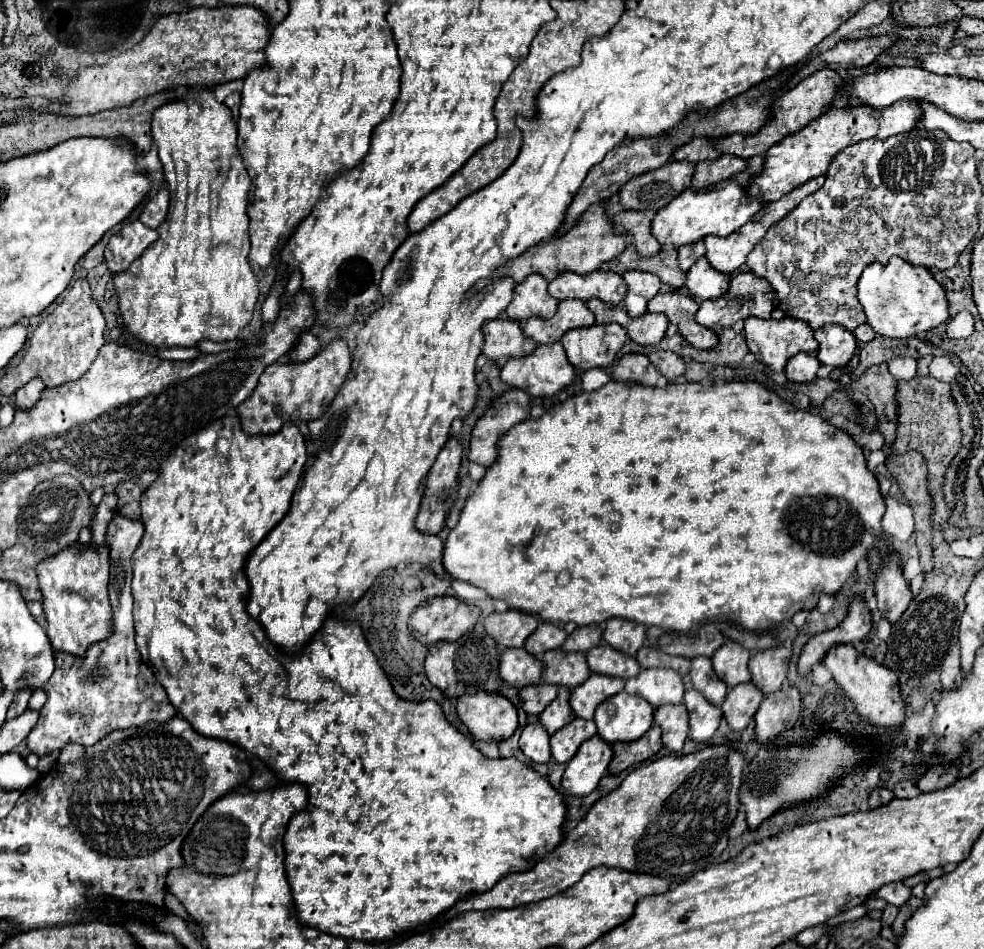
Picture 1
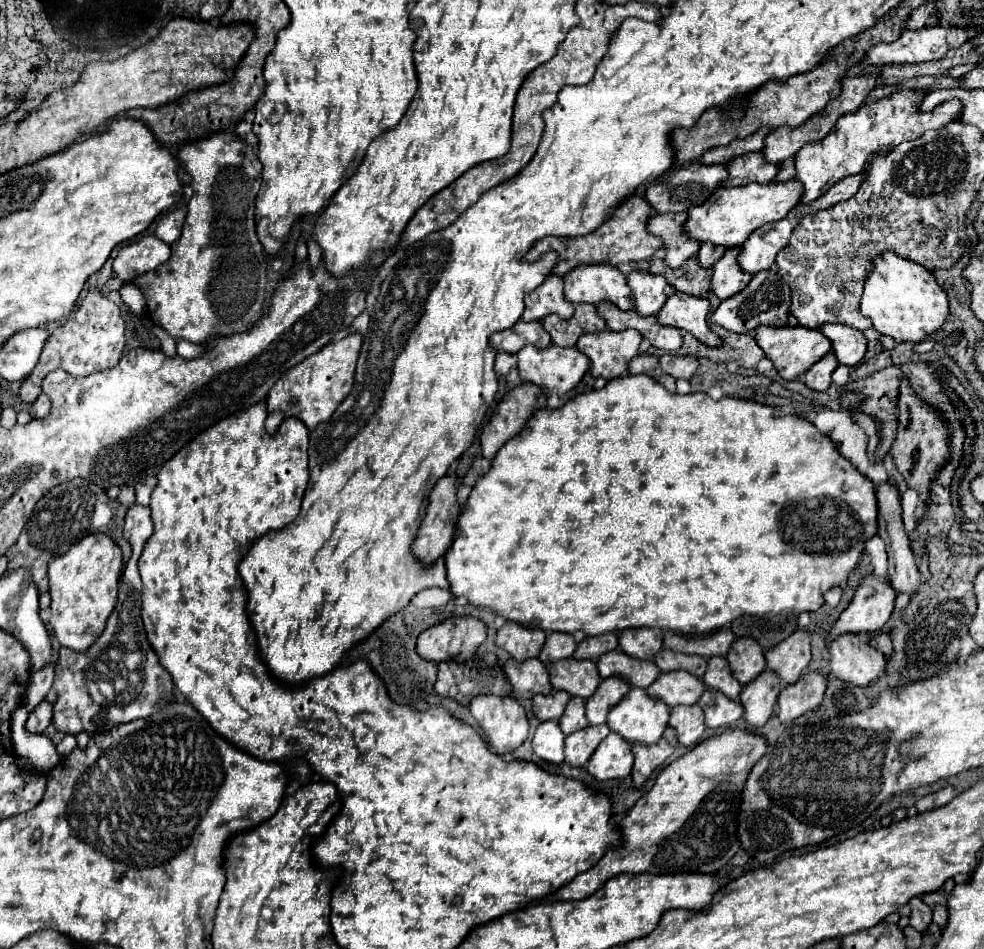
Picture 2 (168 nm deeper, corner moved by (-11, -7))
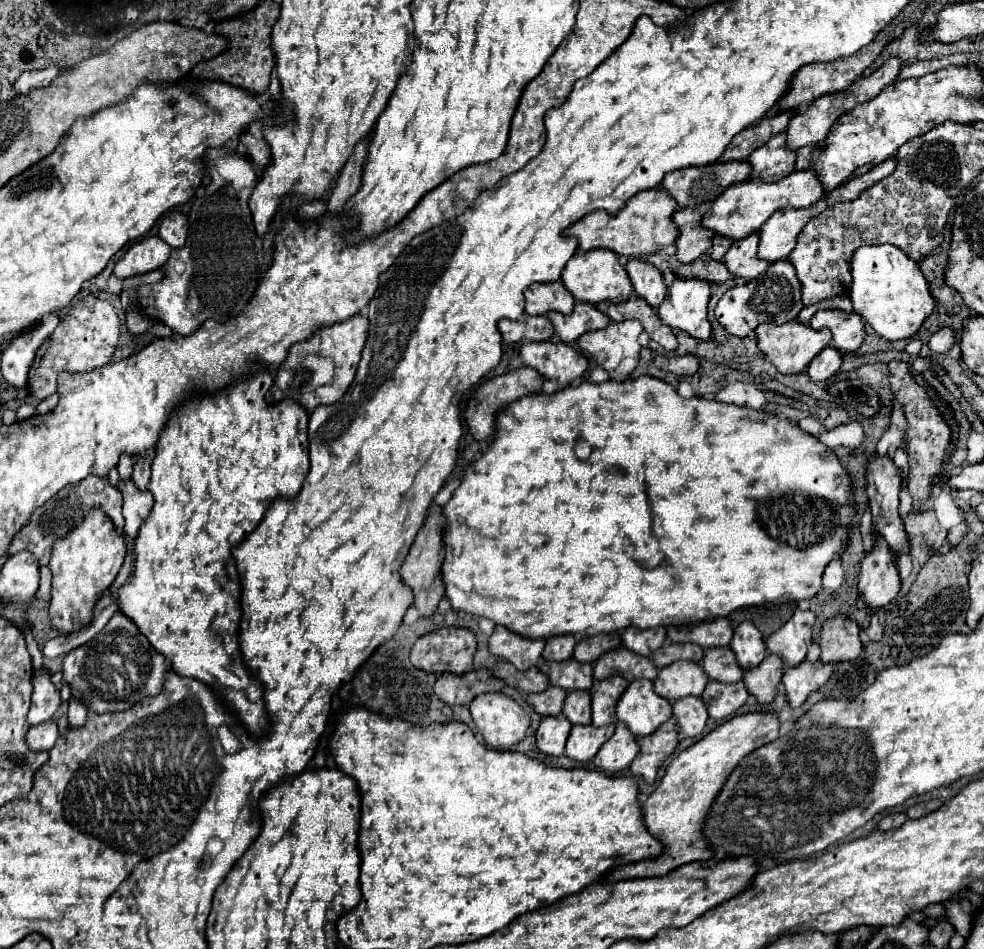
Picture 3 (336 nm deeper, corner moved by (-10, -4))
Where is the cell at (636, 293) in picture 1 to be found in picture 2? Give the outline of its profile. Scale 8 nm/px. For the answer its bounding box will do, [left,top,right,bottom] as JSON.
[628,270,666,316]

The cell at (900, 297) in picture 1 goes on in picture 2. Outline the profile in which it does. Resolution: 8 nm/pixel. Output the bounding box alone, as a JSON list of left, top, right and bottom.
[860,252,948,342]

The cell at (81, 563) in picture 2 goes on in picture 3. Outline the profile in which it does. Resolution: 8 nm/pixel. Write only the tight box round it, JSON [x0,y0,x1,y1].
[49,511,125,633]

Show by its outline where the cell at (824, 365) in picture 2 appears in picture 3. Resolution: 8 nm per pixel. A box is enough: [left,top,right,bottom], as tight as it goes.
[807,347,843,383]

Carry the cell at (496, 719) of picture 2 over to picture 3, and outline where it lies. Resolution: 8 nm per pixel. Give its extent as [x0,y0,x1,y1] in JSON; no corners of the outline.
[469,693,529,749]

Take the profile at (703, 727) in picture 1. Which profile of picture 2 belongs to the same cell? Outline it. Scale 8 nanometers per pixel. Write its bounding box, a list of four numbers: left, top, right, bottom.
[698,690,744,730]

